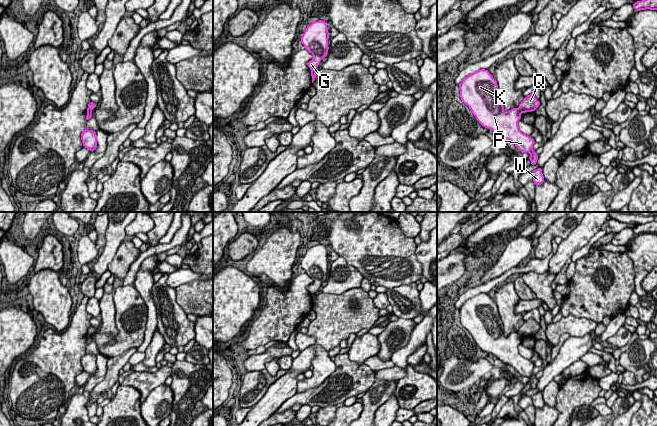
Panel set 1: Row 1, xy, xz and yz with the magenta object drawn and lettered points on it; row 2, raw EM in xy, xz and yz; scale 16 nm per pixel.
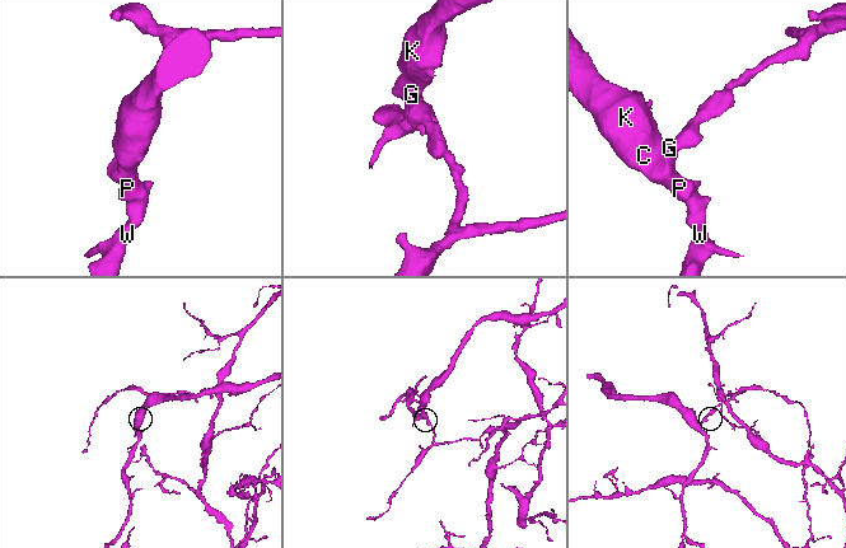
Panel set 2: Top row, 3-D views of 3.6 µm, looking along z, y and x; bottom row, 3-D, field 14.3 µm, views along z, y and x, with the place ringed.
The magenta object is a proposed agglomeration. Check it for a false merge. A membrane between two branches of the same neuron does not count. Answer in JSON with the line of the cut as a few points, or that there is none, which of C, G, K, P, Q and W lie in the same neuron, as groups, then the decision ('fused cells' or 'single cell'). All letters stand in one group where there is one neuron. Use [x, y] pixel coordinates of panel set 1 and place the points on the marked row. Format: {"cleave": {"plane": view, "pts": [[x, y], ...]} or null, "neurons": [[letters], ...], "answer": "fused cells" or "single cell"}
{"cleave": {"plane": "yz", "pts": [[517, 109], [521, 112]]}, "neurons": [["C", "G", "K", "P", "W"], ["Q"]], "answer": "fused cells"}

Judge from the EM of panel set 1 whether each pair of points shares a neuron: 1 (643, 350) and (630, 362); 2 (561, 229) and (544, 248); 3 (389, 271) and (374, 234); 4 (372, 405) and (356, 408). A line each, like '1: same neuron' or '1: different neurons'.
1: same neuron
2: same neuron
3: same neuron
4: different neurons

